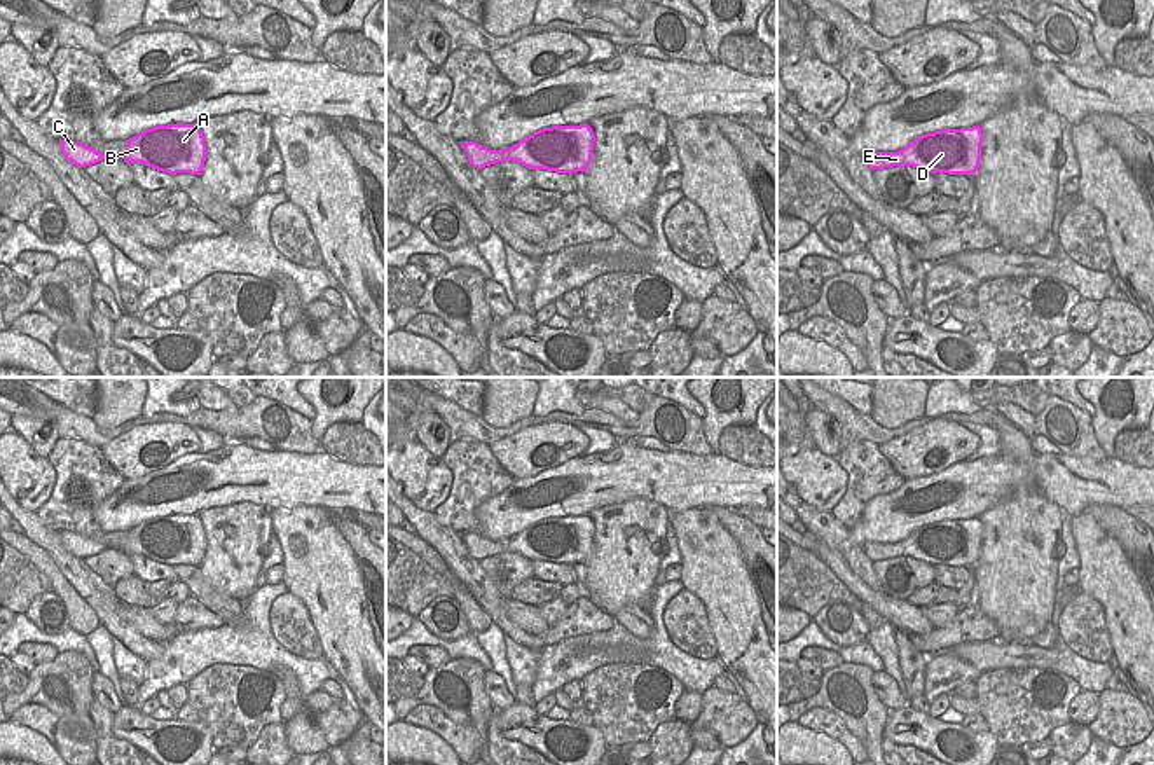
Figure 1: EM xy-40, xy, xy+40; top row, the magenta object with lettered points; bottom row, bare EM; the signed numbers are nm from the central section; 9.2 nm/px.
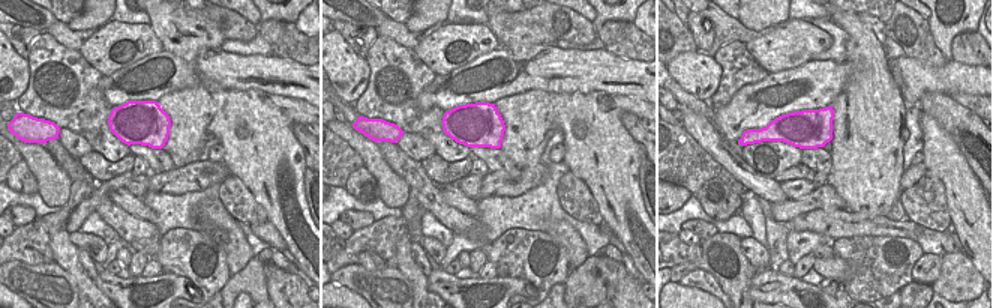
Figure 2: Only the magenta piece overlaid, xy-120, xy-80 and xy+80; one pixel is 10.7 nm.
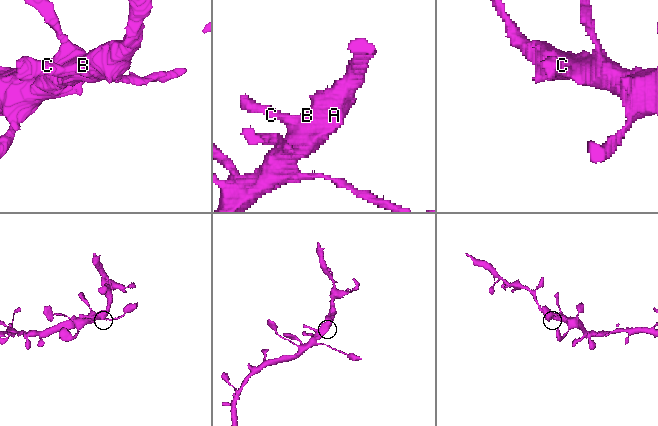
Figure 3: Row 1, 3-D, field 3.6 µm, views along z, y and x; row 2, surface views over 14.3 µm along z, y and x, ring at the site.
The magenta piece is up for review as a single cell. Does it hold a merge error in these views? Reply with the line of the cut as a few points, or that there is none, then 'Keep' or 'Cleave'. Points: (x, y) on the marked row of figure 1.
No split. Keep

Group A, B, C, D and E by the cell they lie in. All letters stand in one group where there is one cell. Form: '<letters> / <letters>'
A B C D E

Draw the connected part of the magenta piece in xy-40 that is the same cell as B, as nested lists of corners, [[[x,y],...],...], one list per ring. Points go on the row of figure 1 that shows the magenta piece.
[[[176,122],[150,128],[129,138],[124,162],[141,162],[169,175],[201,175],[206,154],[201,128],[197,124]]]

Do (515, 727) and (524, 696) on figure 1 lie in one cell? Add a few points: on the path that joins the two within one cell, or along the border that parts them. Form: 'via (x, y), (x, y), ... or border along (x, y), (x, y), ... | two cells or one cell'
border along (517, 701), (531, 708) | two cells

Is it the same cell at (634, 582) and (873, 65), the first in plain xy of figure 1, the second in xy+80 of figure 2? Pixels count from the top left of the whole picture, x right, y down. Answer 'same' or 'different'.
same

